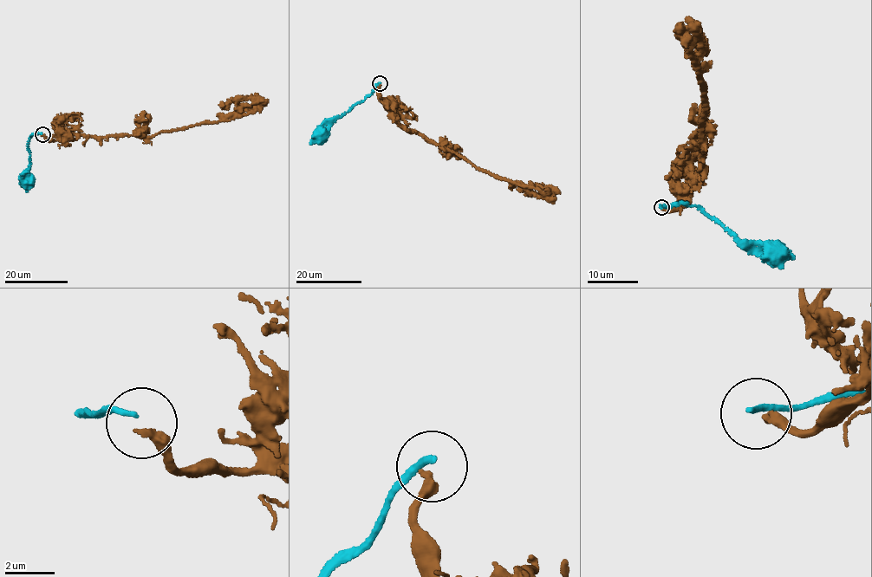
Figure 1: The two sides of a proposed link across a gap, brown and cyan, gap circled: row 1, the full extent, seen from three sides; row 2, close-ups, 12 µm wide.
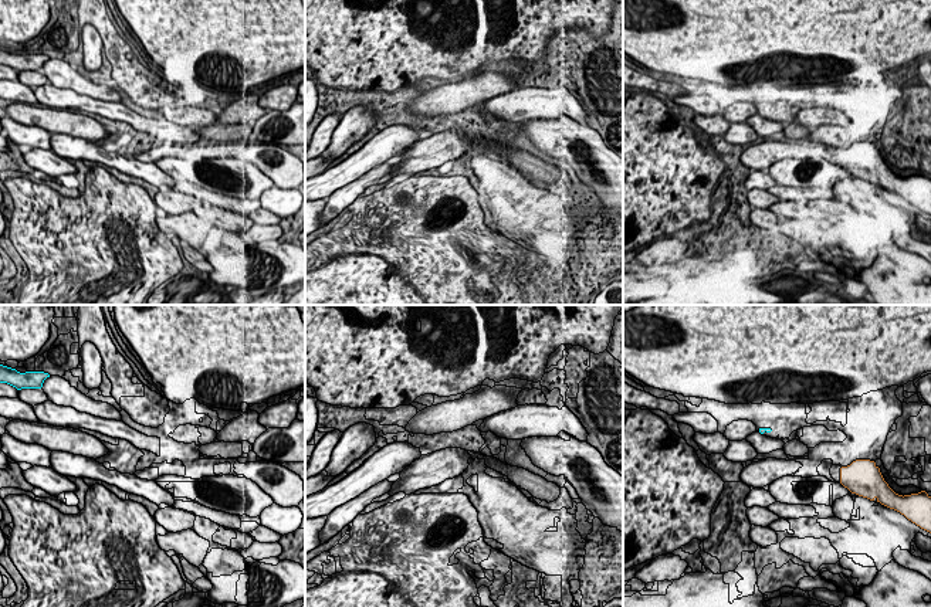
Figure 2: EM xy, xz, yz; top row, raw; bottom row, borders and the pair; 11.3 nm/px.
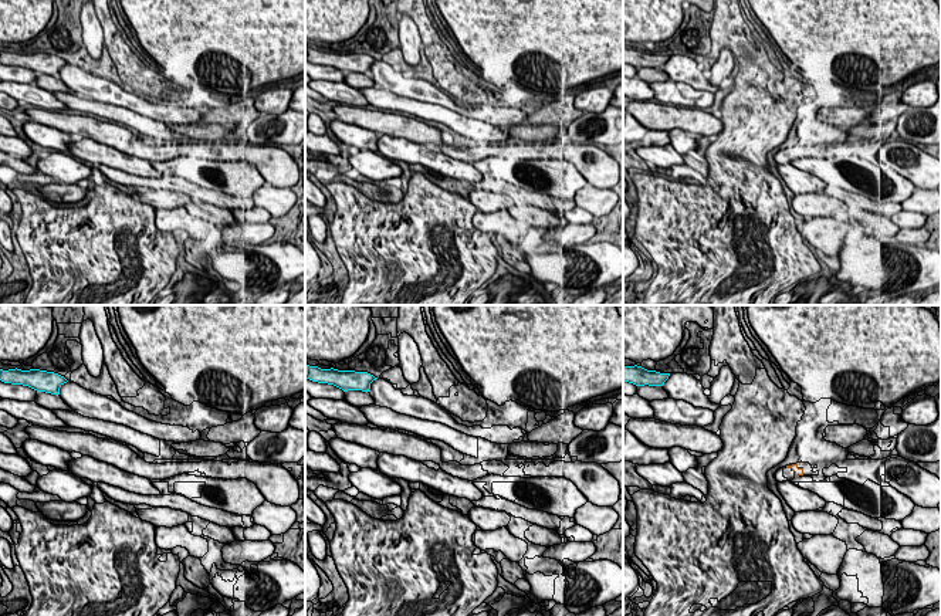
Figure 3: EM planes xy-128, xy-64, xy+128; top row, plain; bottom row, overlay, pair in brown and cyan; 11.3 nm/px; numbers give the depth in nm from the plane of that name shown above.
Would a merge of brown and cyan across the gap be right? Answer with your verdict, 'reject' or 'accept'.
reject

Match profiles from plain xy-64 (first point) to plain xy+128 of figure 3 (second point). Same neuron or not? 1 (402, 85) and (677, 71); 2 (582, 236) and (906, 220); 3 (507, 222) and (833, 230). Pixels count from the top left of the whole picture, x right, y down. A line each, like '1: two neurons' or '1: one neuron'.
1: one neuron
2: two neurons
3: one neuron

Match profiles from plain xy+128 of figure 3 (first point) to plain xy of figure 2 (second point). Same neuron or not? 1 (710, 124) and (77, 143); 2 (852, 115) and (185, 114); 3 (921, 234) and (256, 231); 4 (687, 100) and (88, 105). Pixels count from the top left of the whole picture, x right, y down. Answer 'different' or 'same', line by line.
1: different
2: same
3: same
4: same

